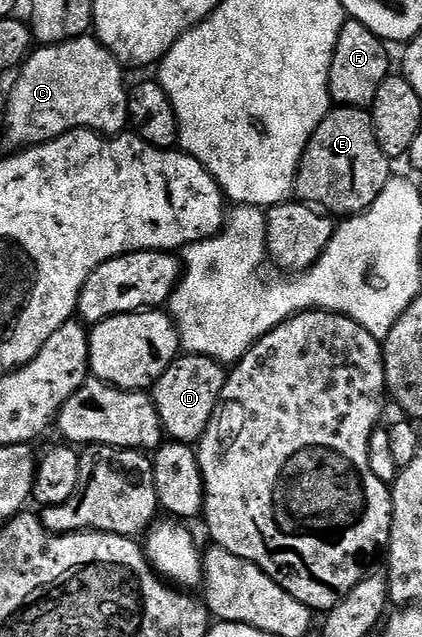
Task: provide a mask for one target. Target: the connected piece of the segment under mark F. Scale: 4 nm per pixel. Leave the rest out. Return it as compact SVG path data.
M346 20L335 43L329 72L329 96L334 106L347 109L369 109L372 106L379 83L383 83L383 79L391 73L389 53L385 49L388 49L386 42L363 27L363 23Z

